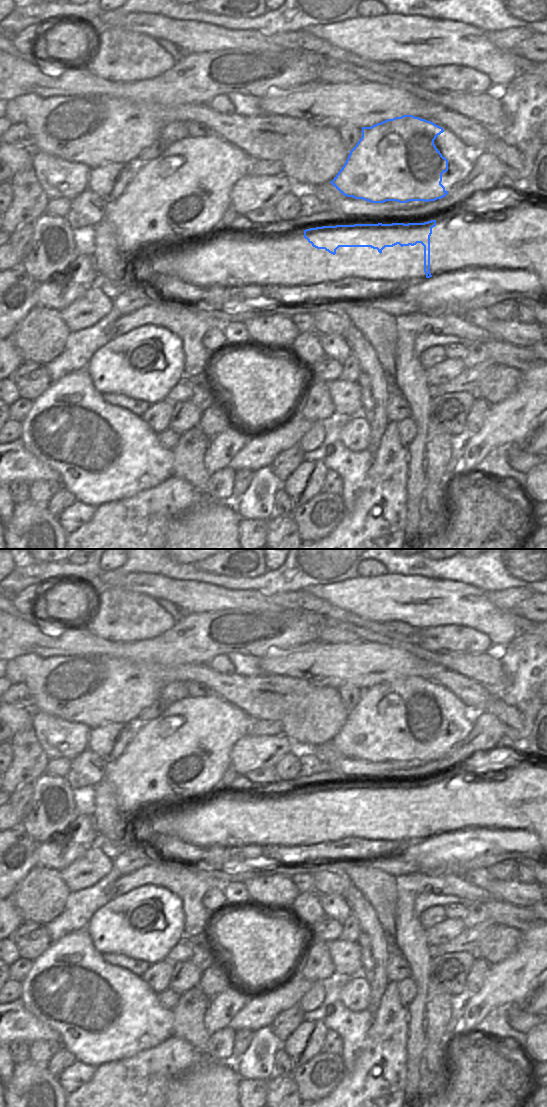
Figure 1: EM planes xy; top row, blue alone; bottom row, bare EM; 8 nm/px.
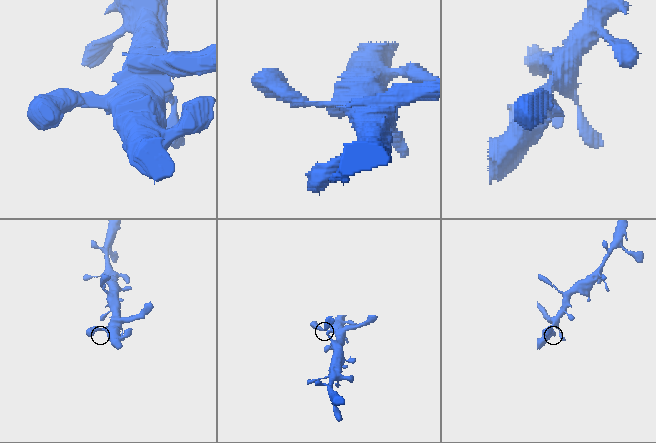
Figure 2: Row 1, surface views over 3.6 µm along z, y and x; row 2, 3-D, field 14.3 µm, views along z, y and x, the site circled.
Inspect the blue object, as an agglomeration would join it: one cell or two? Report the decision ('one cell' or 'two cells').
two cells

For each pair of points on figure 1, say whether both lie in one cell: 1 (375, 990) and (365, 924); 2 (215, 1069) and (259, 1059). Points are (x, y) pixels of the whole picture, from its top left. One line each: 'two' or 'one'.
1: one
2: two

